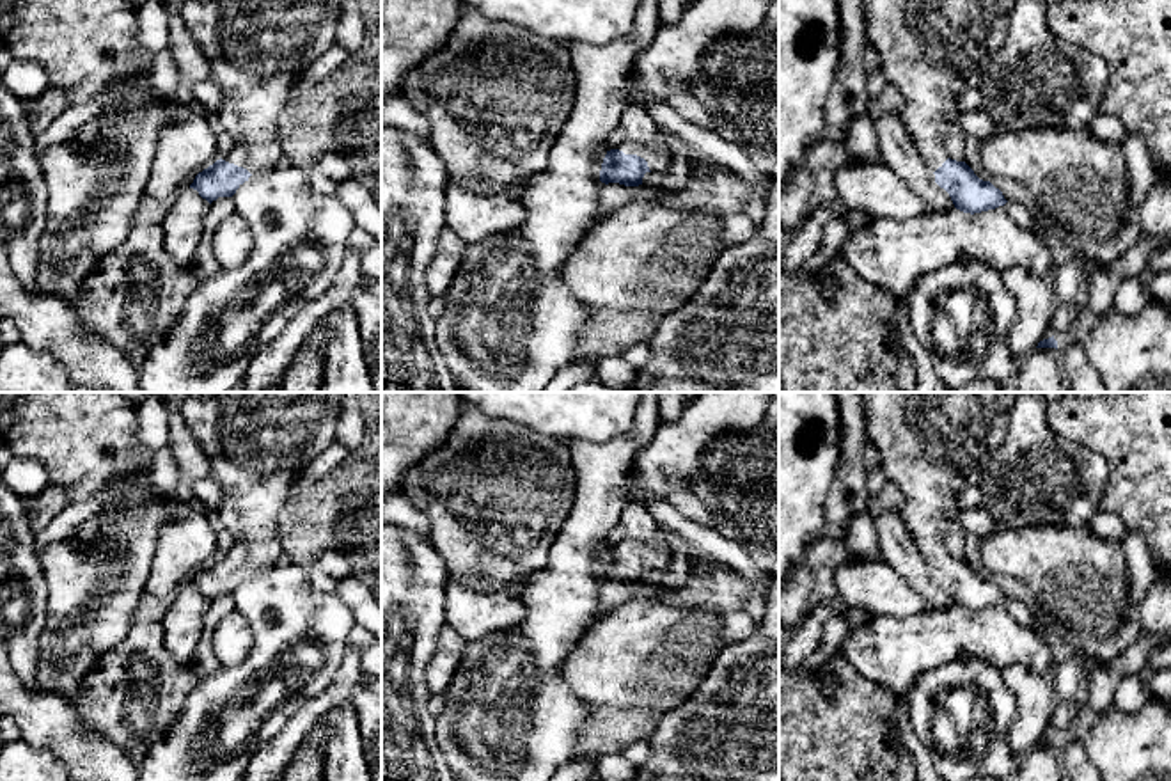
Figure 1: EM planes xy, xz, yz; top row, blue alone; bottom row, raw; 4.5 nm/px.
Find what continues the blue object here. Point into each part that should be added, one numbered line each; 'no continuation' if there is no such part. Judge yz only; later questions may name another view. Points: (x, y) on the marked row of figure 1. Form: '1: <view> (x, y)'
1: yz (932, 50)

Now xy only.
1: xy (256, 48)

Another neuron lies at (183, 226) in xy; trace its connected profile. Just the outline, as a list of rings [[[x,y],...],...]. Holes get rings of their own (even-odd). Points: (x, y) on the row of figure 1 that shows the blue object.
[[[193,188],[181,190],[174,199],[160,225],[165,250],[177,264],[188,266],[192,263],[208,213],[209,202]]]

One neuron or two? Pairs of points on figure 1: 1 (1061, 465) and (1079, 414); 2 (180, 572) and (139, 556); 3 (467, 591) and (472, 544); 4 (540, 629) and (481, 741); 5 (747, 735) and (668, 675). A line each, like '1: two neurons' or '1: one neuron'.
1: two neurons
2: two neurons
3: two neurons
4: one neuron
5: two neurons

